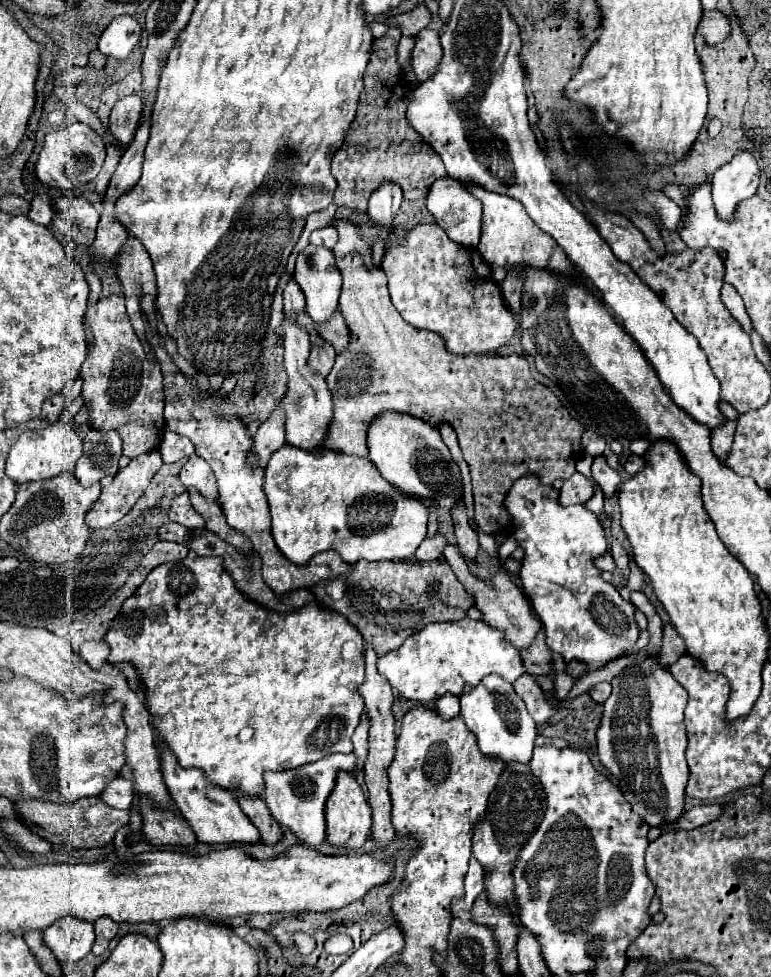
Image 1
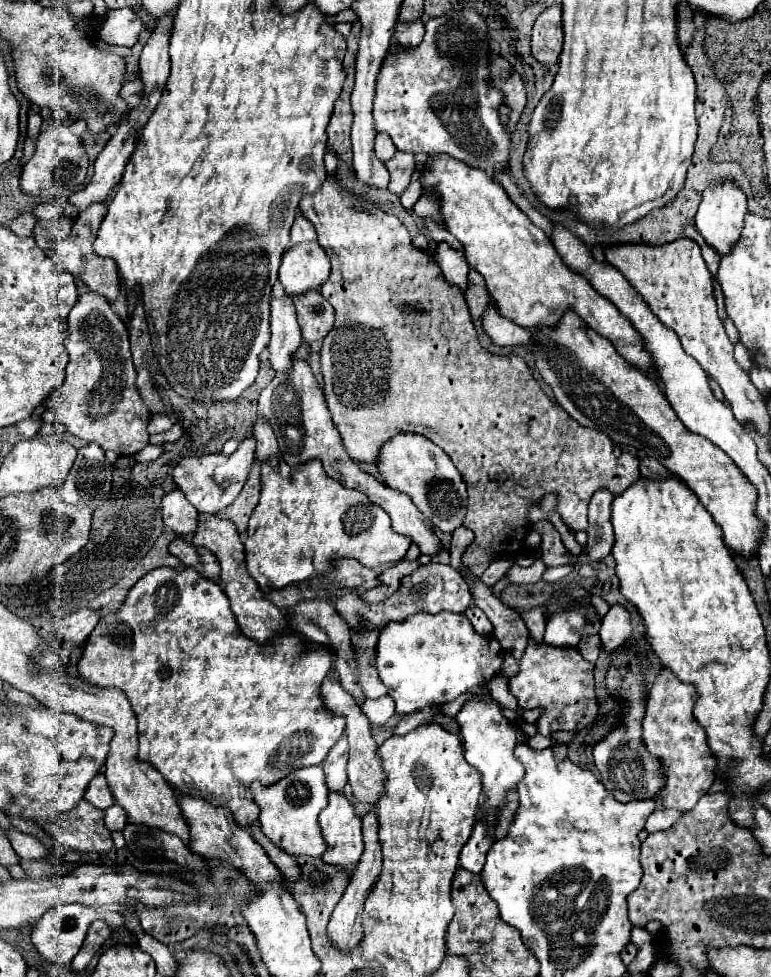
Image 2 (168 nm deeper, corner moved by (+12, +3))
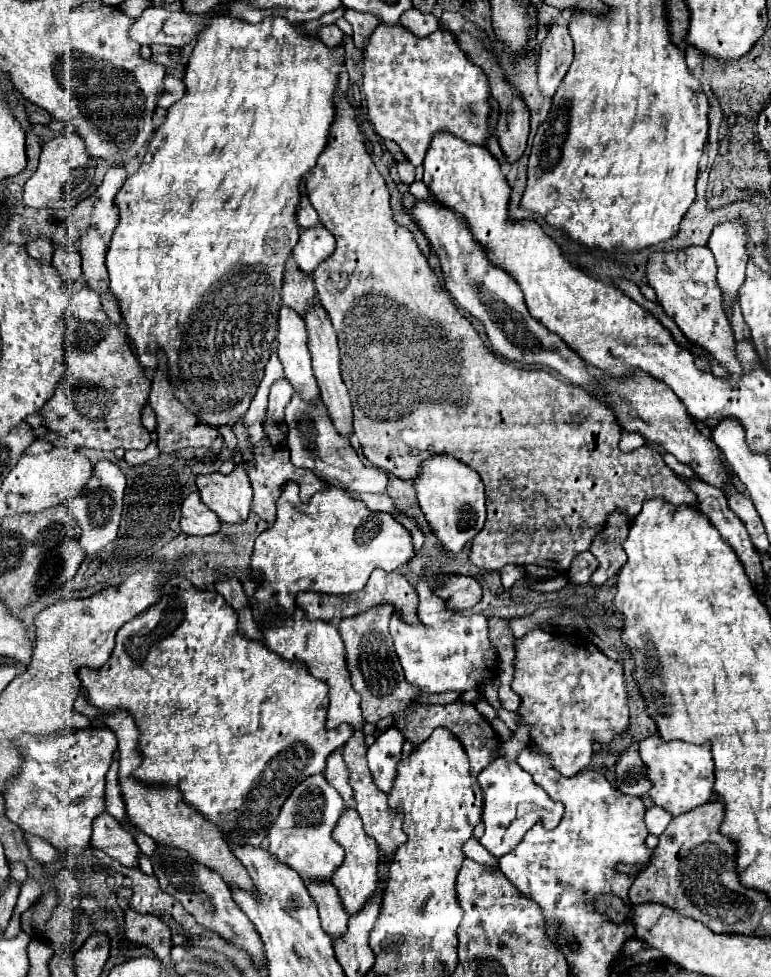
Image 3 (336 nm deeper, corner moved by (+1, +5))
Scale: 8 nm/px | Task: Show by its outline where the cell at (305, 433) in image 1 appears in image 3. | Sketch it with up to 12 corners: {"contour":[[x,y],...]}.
{"contour":[[286,406],[294,466],[344,490],[386,494],[324,406]]}

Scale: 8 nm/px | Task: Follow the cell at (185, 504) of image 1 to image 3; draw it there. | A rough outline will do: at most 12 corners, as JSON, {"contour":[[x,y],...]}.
{"contour":[[192,492],[182,502],[184,534],[218,532],[218,516]]}

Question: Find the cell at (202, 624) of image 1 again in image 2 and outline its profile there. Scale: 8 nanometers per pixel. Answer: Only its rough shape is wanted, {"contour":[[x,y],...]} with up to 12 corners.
{"contour":[[157,568],[77,672],[139,760],[259,820],[251,784],[343,734],[331,652],[243,636],[225,592]]}

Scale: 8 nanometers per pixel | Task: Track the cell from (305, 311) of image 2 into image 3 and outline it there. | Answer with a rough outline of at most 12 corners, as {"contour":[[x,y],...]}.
{"contour":[[300,270],[286,274],[282,304],[306,314],[318,302],[314,280]]}

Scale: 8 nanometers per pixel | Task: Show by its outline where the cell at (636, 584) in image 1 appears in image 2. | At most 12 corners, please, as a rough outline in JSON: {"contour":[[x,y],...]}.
{"contour":[[613,606],[599,632],[605,654],[631,634],[629,612]]}

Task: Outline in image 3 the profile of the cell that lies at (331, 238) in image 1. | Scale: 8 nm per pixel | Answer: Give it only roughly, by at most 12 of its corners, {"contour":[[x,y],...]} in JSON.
{"contour":[[306,196],[298,204],[298,224],[314,228],[320,218]]}

